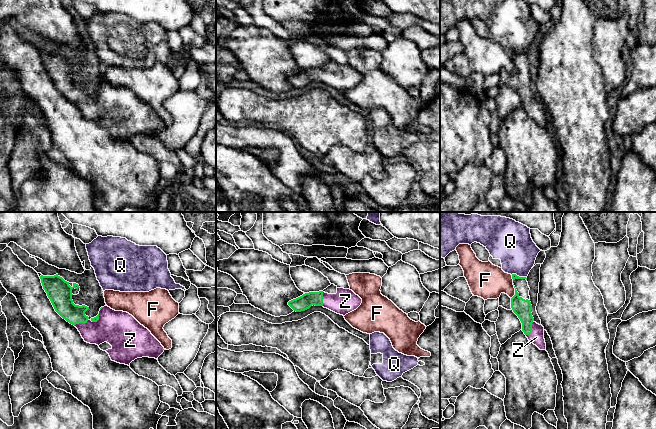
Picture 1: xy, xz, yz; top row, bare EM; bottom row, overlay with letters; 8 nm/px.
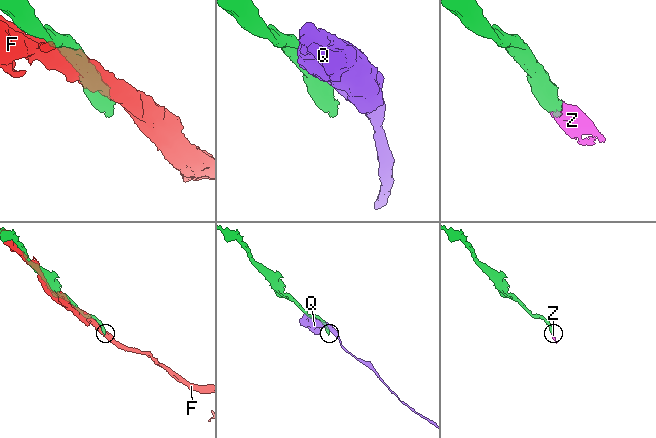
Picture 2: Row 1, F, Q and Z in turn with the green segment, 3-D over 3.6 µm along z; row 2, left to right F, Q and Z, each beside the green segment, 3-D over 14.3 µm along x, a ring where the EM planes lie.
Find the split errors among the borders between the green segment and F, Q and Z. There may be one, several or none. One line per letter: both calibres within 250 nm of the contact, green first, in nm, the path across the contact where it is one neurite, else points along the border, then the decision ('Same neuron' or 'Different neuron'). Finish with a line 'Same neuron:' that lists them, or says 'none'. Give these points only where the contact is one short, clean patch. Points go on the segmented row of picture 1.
F: Thickness 150 nm (green) against 280 nm. Different neuron
Q: Thickness 50 nm (green) against 300 nm. Boundary: yz (511, 274), (526, 278). Different neuron
Z: Thickness 150 nm (green) against 110 nm. Path across: yz (522, 308), (531, 329), (536, 337). Same neuron
Same neuron: Z

